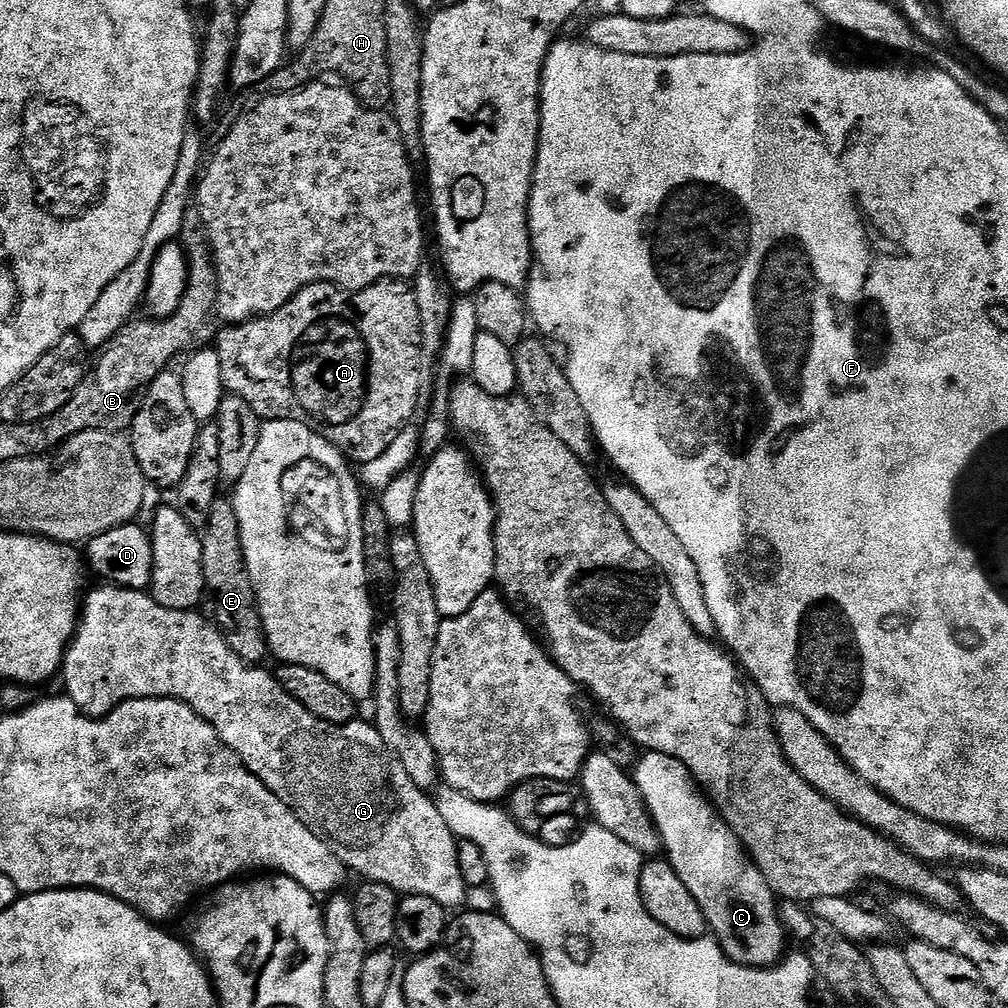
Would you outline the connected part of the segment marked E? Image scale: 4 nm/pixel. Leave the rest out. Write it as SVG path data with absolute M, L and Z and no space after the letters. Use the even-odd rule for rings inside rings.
M217 498L214 502L214 506L210 510L210 518L202 529L200 541L202 542L202 570L204 571L203 615L207 617L212 627L219 630L226 646L230 646L230 650L234 650L234 654L238 654L238 658L242 658L242 662L253 666L263 665L264 659L269 659L270 656L268 635L264 632L264 623L256 605L256 591L250 582L250 574L242 550L242 538L238 530L238 514L232 507L231 499Z

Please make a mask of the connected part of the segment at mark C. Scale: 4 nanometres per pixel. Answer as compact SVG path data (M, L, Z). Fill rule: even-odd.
M645 751L643 755L636 764L636 772L634 771L636 789L642 794L644 805L652 816L652 823L656 825L668 863L674 866L678 878L686 882L686 890L694 894L694 902L702 906L716 943L735 964L747 968L771 968L779 964L786 952L786 933L784 923L780 920L776 893L770 890L766 878L762 878L758 866L744 851L744 845L740 843L732 827L720 817L712 801L692 779L690 770L686 770L686 766L678 762L678 758L670 758L670 754Z

